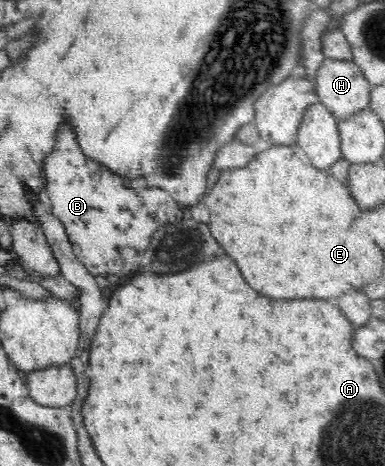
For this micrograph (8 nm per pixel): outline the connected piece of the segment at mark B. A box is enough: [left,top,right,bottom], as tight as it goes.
[42,121,183,277]

